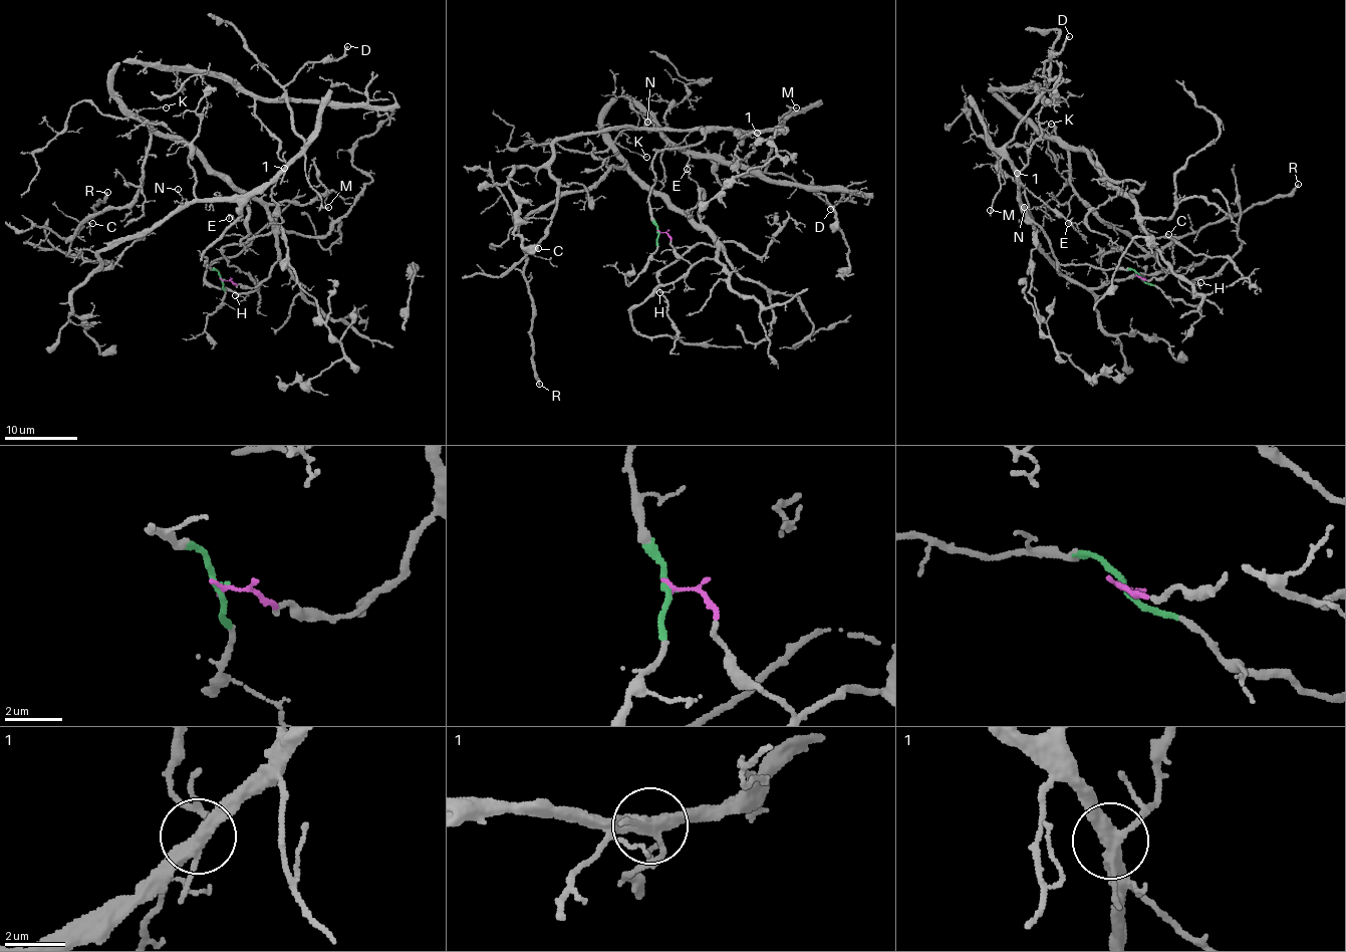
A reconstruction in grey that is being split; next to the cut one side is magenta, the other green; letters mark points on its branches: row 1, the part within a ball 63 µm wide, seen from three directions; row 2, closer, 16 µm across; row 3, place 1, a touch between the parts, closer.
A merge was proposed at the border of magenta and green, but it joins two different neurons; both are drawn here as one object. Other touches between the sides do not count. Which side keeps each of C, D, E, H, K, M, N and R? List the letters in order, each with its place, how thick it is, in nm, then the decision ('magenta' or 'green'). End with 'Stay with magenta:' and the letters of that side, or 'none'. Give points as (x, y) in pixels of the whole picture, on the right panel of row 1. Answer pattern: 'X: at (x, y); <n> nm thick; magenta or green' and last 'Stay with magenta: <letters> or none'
C: at (1168, 234); 130 nm thick; magenta
D: at (1069, 36); 200 nm thick; green
E: at (1068, 223); 150 nm thick; magenta
H: at (1200, 282); 120 nm thick; magenta
K: at (1051, 124); 120 nm thick; magenta
M: at (990, 210); 80 nm thick; green
N: at (1024, 207); 100 nm thick; green
R: at (1298, 184); 280 nm thick; magenta
Stay with magenta: C, E, H, K, R

